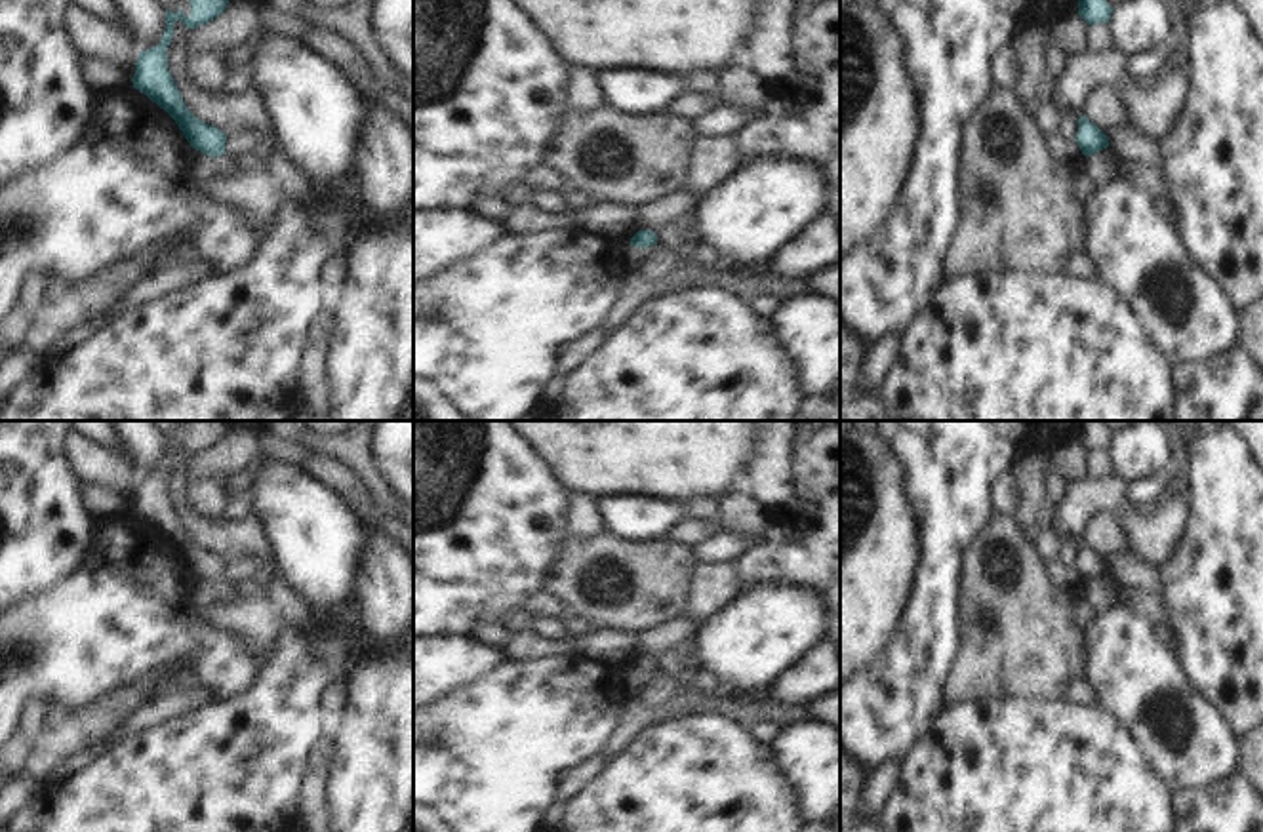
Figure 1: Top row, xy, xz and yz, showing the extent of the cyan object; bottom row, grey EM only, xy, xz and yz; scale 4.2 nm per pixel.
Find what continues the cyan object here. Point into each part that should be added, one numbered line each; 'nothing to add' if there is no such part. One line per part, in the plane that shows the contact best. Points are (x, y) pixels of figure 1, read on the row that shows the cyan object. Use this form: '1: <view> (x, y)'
nothing to add

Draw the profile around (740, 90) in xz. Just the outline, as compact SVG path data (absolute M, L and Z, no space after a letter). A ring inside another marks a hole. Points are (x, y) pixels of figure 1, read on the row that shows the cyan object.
M745 61L720 69L716 78L720 82L720 99L724 107L754 118L764 112L768 86L747 69Z

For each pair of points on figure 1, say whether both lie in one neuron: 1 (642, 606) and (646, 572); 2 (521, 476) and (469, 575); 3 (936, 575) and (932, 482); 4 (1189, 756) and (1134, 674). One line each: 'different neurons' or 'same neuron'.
1: same neuron
2: same neuron
3: same neuron
4: same neuron

